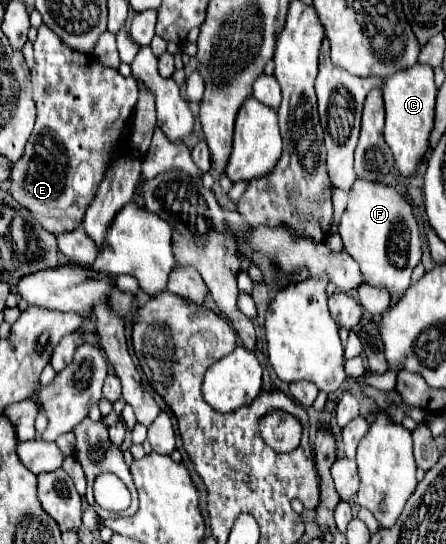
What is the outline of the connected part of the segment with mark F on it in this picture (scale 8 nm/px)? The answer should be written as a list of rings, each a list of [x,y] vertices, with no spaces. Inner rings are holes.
[[[356,180],[348,194],[348,208],[340,222],[346,252],[360,264],[368,284],[388,288],[392,300],[400,300],[410,286],[414,266],[420,262],[420,228],[410,204],[392,186]]]

